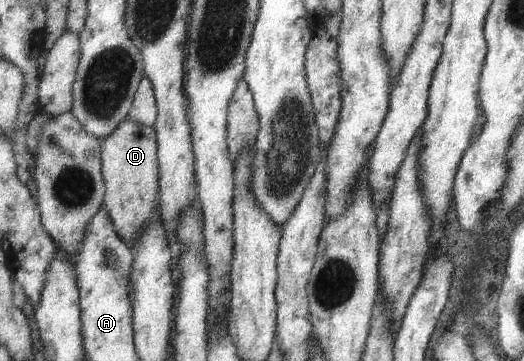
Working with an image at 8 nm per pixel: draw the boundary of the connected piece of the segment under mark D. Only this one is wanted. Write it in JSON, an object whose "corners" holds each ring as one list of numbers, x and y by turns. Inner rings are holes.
{"corners":[[127,118,101,142,102,171,106,184,104,208,109,211,120,237,133,248,133,245,140,241,140,236,154,218,159,205,160,162,157,135,154,127,146,127,144,124,137,123,136,120]]}

